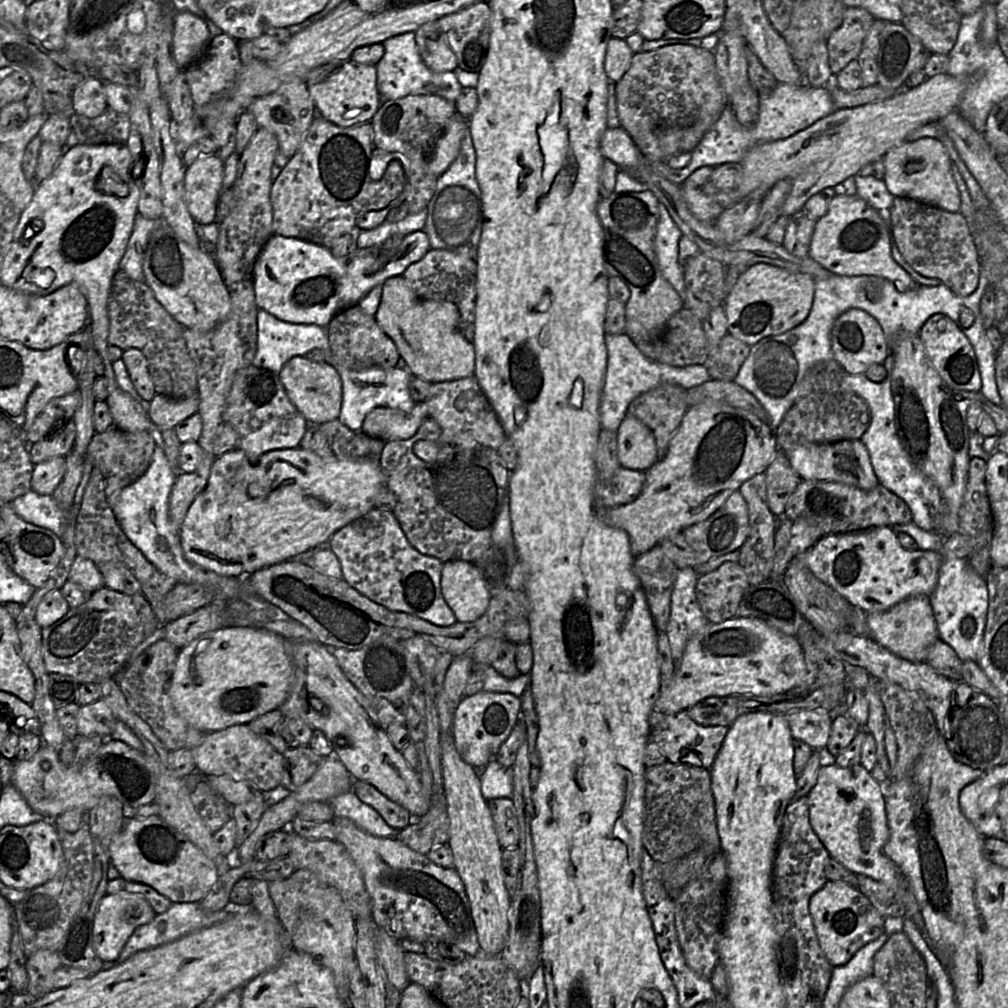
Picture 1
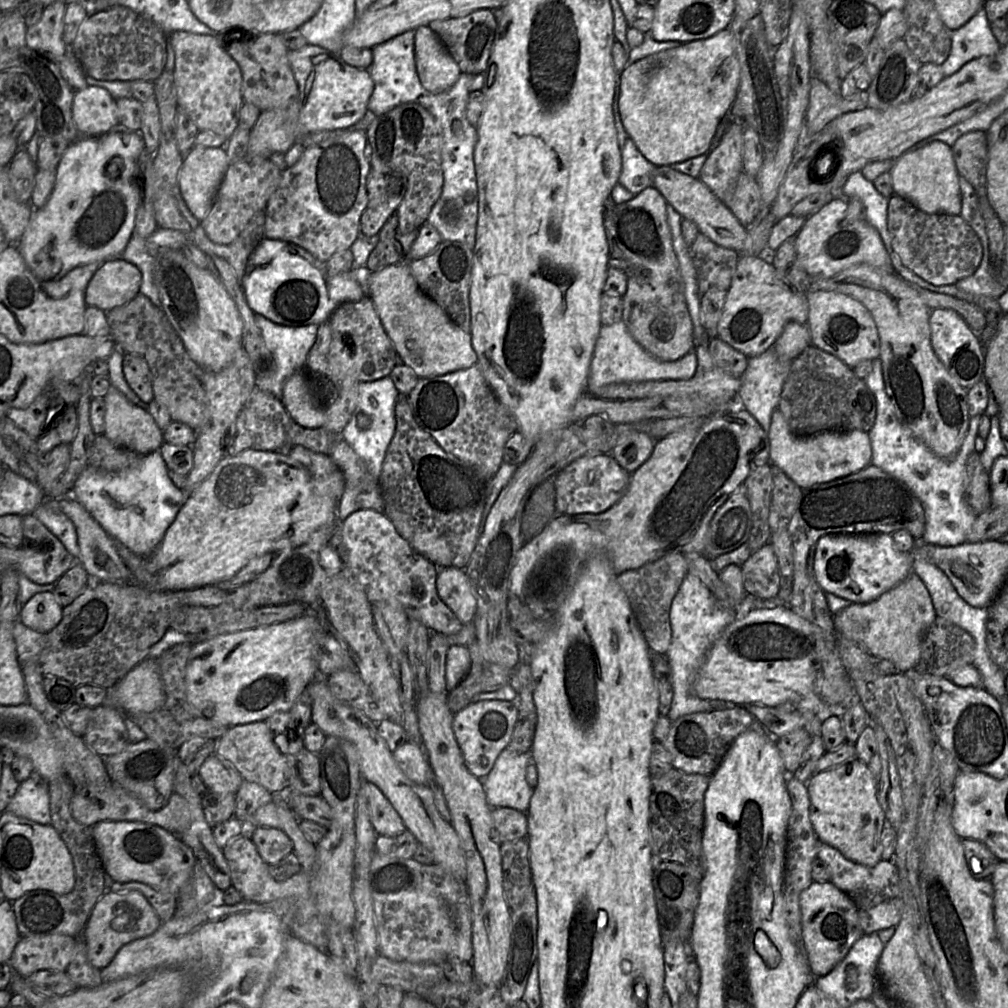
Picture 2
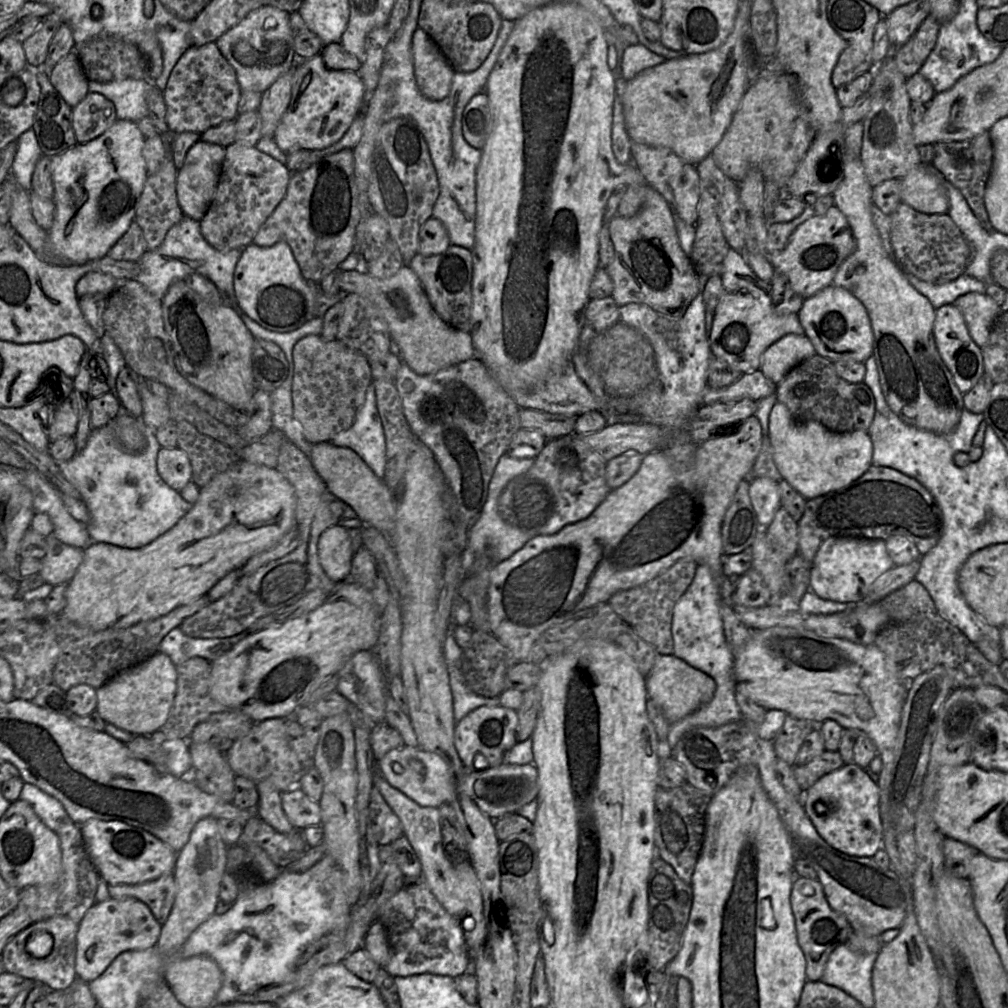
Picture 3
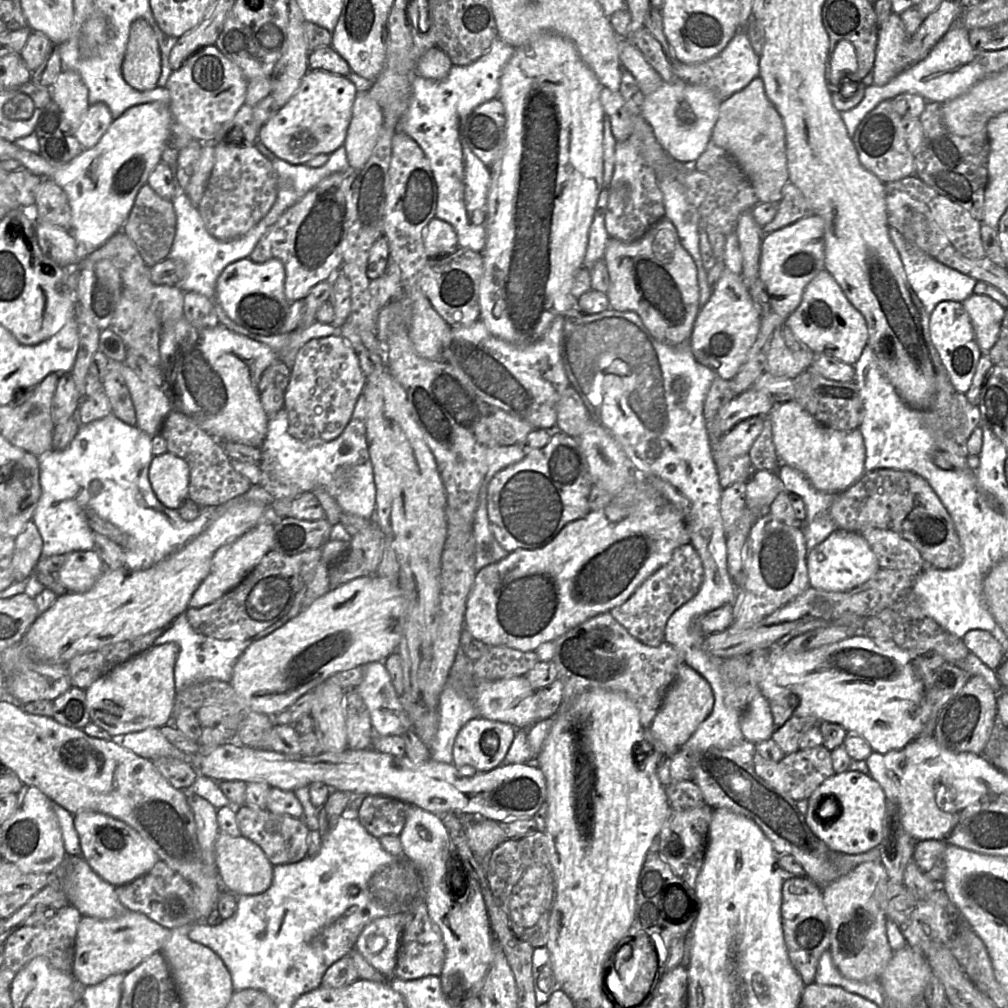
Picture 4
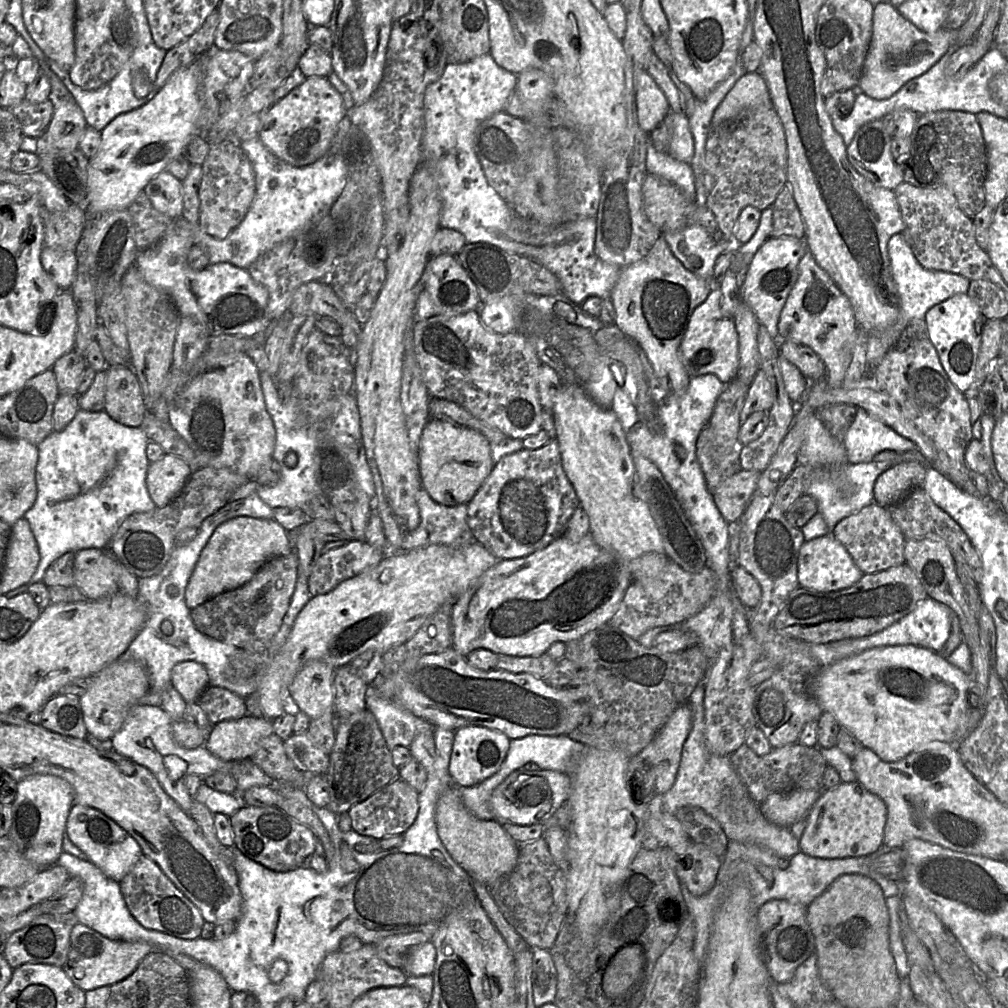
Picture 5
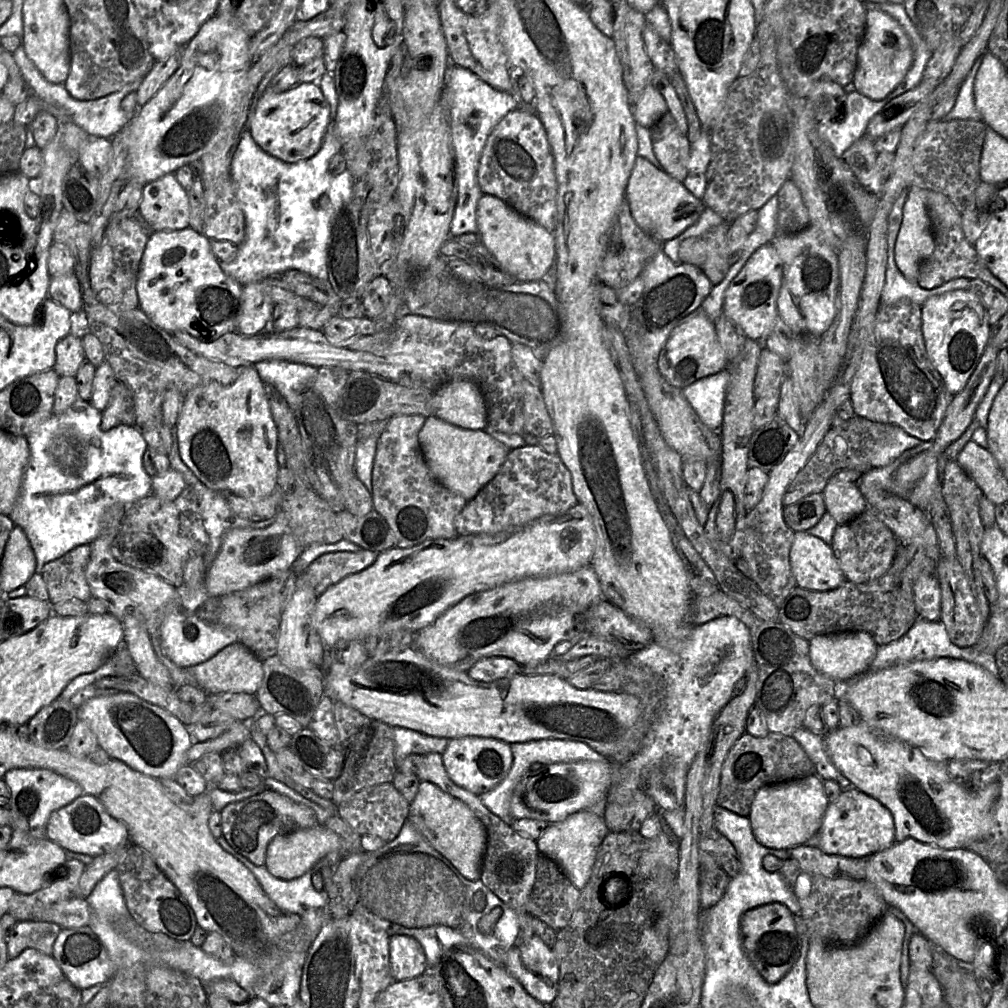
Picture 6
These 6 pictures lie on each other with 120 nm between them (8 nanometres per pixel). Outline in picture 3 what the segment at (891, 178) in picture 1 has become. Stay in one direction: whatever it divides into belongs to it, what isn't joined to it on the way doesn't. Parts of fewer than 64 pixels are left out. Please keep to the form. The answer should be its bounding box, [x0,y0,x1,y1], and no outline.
[900,164,949,214]

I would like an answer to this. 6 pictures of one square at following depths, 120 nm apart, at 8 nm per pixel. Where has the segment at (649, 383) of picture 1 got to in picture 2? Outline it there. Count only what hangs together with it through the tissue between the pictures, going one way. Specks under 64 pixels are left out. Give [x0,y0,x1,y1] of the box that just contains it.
[588,320,697,394]

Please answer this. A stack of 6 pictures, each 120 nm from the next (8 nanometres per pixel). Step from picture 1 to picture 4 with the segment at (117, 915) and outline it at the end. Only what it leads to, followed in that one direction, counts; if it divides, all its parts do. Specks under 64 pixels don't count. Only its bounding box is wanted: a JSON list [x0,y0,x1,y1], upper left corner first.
[72,910,169,986]

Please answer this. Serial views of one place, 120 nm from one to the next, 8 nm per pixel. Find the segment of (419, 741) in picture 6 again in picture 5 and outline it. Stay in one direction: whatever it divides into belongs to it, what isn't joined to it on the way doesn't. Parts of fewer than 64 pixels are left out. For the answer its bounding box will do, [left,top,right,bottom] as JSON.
[366,684,423,750]

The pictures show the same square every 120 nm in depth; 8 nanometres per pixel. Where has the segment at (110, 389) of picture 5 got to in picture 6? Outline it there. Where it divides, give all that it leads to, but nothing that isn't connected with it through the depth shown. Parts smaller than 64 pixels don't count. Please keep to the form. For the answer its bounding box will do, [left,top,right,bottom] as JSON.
[101,381,135,430]

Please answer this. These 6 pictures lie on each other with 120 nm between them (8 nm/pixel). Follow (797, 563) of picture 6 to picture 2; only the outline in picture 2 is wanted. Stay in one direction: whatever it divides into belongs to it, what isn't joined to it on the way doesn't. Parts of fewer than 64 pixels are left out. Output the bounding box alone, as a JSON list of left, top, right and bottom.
[814,534,914,604]

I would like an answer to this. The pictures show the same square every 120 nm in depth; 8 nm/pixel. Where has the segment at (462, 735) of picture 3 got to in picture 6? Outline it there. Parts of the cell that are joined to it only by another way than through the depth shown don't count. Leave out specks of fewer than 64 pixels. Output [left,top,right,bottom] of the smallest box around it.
[442,736,512,796]

